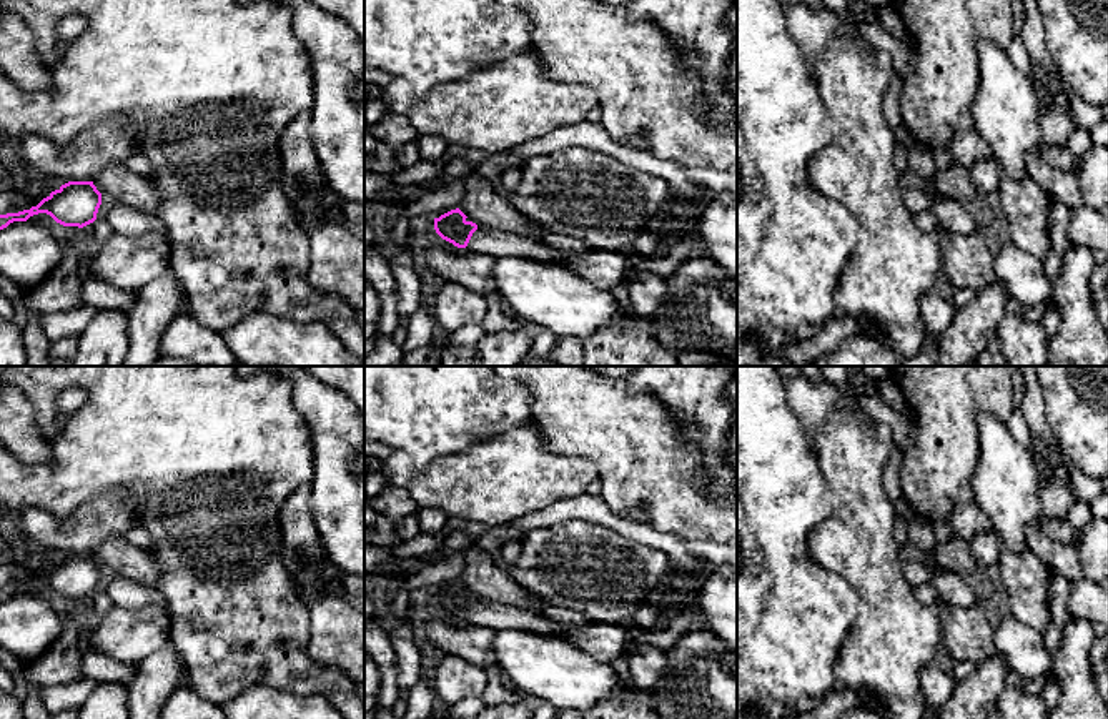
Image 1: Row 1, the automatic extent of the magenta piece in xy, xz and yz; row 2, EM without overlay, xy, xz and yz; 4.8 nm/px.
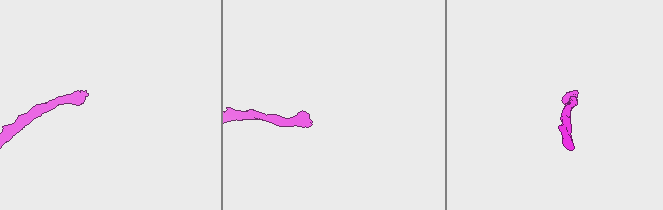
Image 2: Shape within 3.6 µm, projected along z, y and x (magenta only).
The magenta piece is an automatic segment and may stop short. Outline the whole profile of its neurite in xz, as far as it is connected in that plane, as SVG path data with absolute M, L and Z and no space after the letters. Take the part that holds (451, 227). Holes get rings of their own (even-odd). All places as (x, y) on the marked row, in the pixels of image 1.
M459 208L451 210L439 218L434 218L434 230L443 240L458 248L484 253L496 260L502 256L519 256L522 260L554 263L577 256L577 253L557 250L546 241L477 226L466 218L467 216Z

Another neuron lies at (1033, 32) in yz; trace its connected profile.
M1018 0L1018 3L1023 7L1025 22L1021 37L1031 63L1038 65L1048 77L1060 80L1060 70L1045 43L1043 17L1036 0Z

